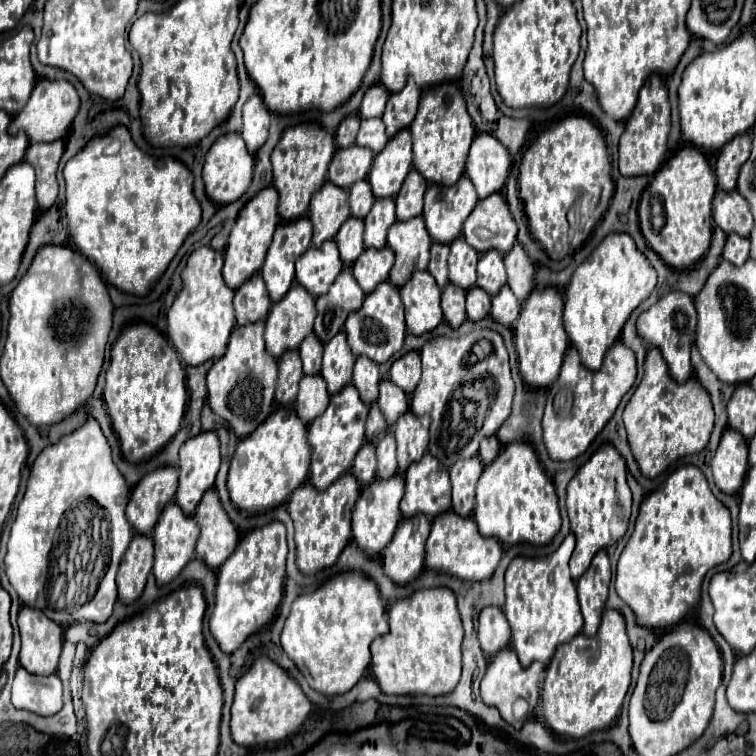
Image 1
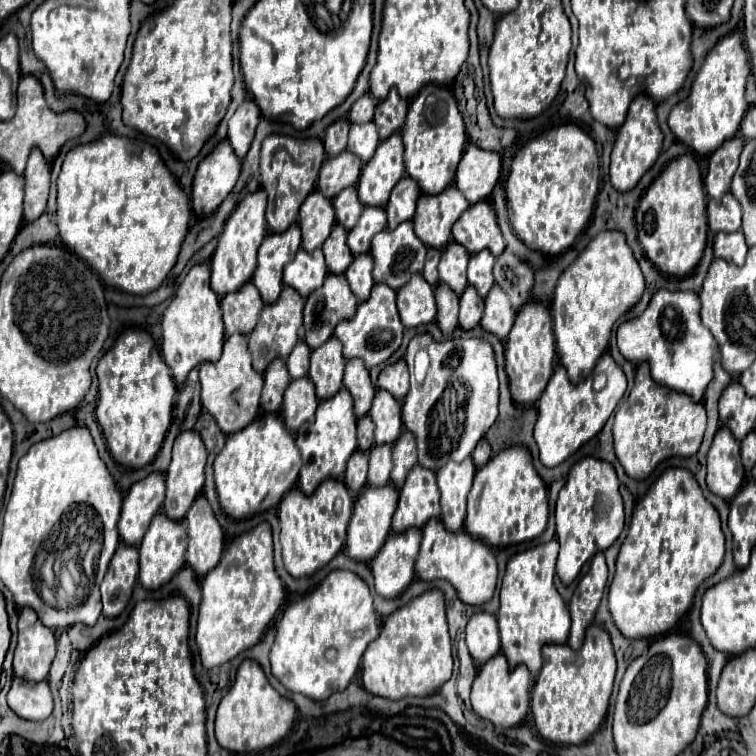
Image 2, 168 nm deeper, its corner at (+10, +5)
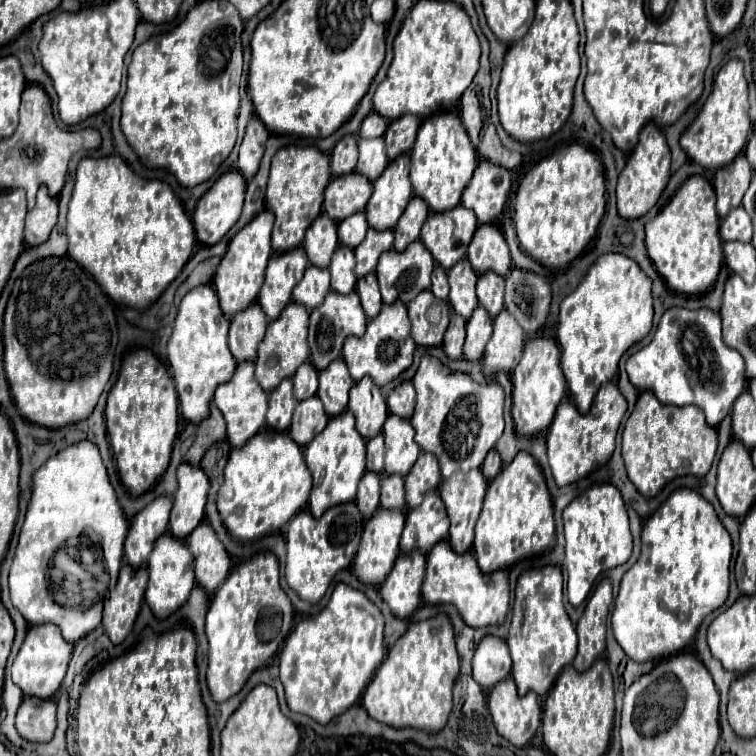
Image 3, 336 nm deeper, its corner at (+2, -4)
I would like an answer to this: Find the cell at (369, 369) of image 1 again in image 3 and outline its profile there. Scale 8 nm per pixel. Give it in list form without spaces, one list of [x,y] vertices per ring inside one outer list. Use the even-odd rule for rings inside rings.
[[[363,377],[351,387],[349,411],[355,415],[357,431],[365,439],[379,435],[389,415],[385,397],[379,393],[379,387],[373,385],[373,381],[369,381],[369,377]]]

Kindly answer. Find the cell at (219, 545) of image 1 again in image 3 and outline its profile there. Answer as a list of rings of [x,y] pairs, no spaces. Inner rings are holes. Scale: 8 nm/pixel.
[[[203,521],[189,537],[187,545],[195,557],[195,579],[207,591],[215,593],[231,569],[231,557],[221,545],[213,527]]]

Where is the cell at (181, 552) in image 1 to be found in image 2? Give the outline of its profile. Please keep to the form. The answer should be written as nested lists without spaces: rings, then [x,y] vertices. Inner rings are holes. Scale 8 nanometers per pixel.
[[[157,512],[157,516],[151,520],[149,532],[145,534],[141,546],[139,546],[139,582],[147,590],[157,590],[163,584],[167,584],[183,566],[185,566],[185,548],[187,548],[187,532],[185,526],[177,520],[169,520],[165,512]]]

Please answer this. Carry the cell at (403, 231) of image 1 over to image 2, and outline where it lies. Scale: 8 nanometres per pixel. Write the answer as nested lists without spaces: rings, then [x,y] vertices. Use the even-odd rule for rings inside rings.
[[[403,222],[399,224],[395,230],[383,230],[373,238],[373,246],[371,252],[373,256],[373,278],[375,282],[387,284],[393,290],[399,290],[401,286],[405,286],[413,274],[419,274],[425,262],[425,254],[427,254],[427,246],[415,236],[413,232],[413,222]]]

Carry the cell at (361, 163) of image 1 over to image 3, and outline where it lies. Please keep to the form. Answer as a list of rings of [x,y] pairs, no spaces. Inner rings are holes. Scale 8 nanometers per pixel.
[[[349,173],[349,177],[333,177],[325,189],[325,203],[323,211],[333,221],[343,221],[355,211],[363,211],[373,185],[361,173]]]

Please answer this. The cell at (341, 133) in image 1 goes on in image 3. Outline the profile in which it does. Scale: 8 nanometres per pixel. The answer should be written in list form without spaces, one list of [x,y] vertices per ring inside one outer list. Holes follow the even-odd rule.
[[[345,135],[331,153],[331,173],[335,177],[351,173],[357,165],[357,135]]]

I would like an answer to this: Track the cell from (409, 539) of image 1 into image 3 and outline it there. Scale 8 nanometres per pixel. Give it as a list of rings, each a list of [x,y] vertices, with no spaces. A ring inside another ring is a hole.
[[[413,549],[413,553],[403,553],[403,555],[397,557],[397,561],[395,561],[391,573],[389,573],[389,577],[379,587],[381,597],[385,599],[385,603],[389,605],[391,613],[395,617],[407,619],[419,607],[419,603],[421,603],[421,581],[423,581],[423,577],[425,577],[425,555],[423,553],[417,553],[417,549]]]

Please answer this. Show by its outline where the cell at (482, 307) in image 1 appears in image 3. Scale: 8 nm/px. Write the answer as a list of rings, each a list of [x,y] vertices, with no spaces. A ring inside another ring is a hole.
[[[477,307],[467,321],[467,339],[463,345],[463,357],[469,361],[477,361],[483,357],[485,345],[491,337],[493,319],[485,313],[485,307]]]

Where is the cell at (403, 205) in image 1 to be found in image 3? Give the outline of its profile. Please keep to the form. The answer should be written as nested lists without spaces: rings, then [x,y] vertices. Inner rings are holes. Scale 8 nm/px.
[[[415,195],[393,229],[393,233],[395,233],[393,247],[397,251],[403,251],[411,241],[417,241],[419,233],[421,233],[421,225],[425,223],[427,217],[429,217],[429,207],[425,205],[425,201],[421,201],[421,197]]]

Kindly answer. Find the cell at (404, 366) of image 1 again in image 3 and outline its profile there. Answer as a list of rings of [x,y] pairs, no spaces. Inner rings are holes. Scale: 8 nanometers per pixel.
[[[401,381],[401,383],[389,393],[387,405],[389,405],[389,411],[391,411],[391,413],[409,419],[409,417],[413,415],[413,409],[415,409],[415,389],[413,389],[411,381]]]

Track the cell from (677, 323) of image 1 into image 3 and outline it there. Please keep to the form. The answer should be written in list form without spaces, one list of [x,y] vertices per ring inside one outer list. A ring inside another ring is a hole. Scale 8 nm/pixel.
[[[683,307],[667,309],[651,343],[631,355],[625,369],[635,387],[653,389],[663,405],[697,405],[703,409],[711,427],[721,423],[745,389],[743,357],[723,343],[721,317],[707,307],[695,311]]]

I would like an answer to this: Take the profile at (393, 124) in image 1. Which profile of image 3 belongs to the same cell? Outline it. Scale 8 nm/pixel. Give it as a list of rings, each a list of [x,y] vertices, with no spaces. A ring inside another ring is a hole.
[[[405,115],[393,121],[385,133],[385,143],[387,143],[387,155],[389,159],[397,159],[403,153],[409,153],[419,129],[419,117]]]

